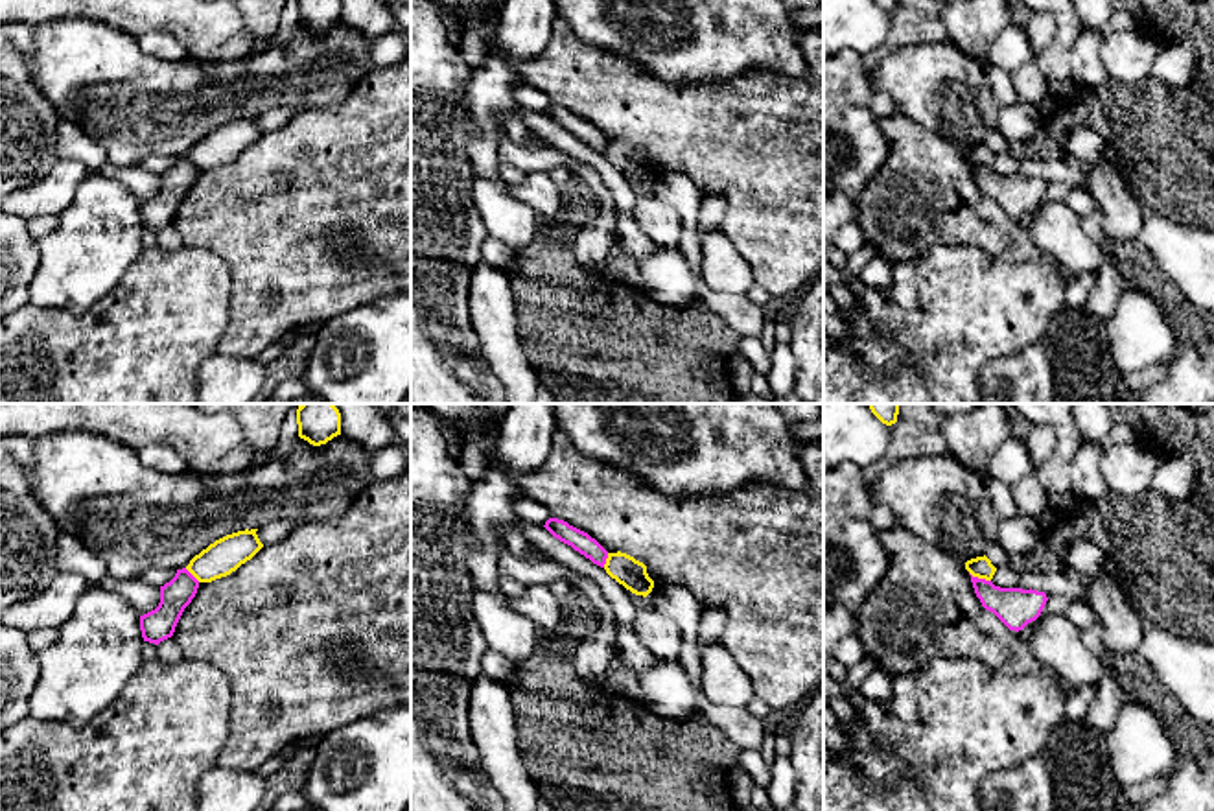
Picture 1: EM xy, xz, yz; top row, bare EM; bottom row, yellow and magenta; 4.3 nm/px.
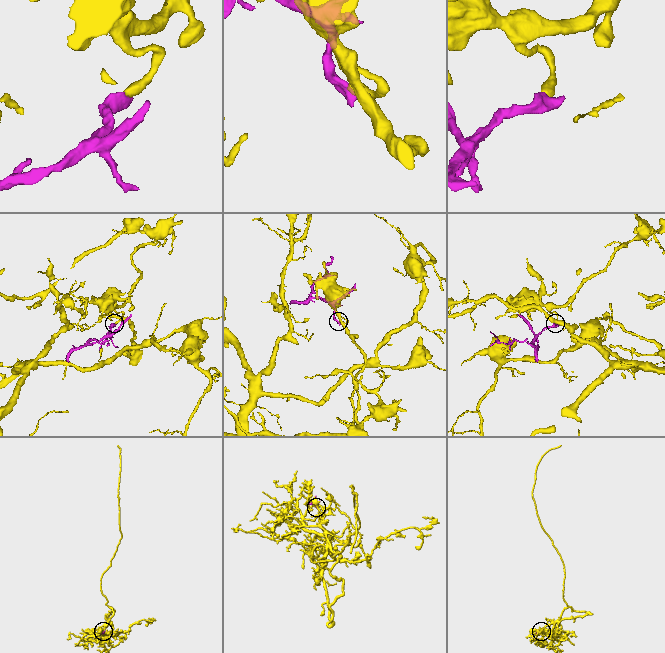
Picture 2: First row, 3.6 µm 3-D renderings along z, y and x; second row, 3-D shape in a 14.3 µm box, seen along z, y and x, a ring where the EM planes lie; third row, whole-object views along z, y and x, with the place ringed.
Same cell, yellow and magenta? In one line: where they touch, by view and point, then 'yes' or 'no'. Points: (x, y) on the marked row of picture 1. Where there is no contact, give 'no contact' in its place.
meets yellow in yz at (980, 577); no

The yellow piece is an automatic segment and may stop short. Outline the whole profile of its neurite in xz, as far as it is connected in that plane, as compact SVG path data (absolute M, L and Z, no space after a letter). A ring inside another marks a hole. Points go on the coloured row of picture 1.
M608 553L606 573L636 595L647 597L654 581L647 573L647 566L626 553Z

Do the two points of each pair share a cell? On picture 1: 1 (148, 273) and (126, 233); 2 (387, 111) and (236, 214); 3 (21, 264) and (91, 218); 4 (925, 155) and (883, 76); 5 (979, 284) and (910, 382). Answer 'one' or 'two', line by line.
1: two
2: one
3: two
4: two
5: one

